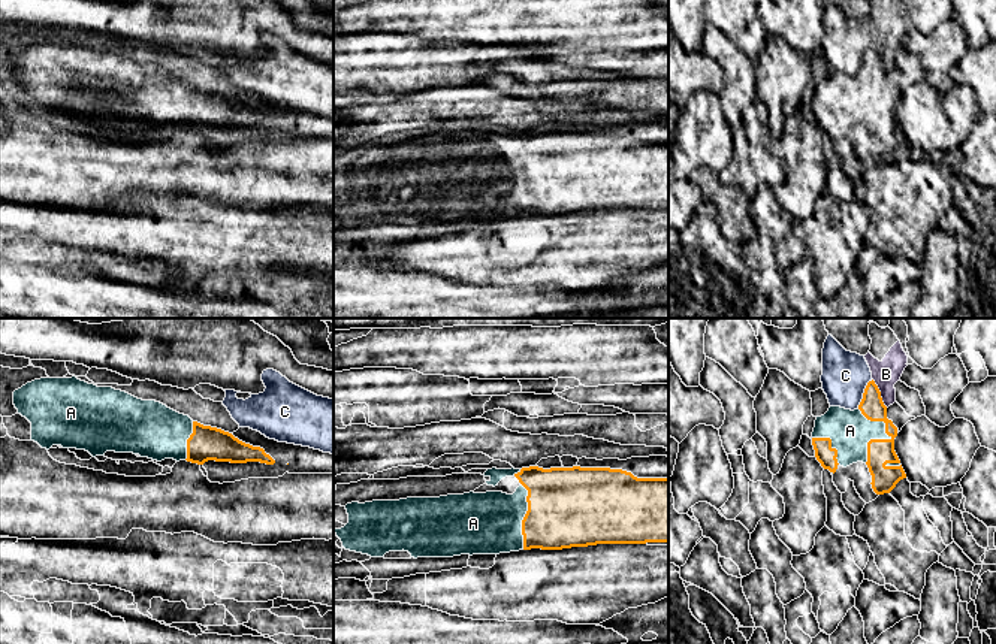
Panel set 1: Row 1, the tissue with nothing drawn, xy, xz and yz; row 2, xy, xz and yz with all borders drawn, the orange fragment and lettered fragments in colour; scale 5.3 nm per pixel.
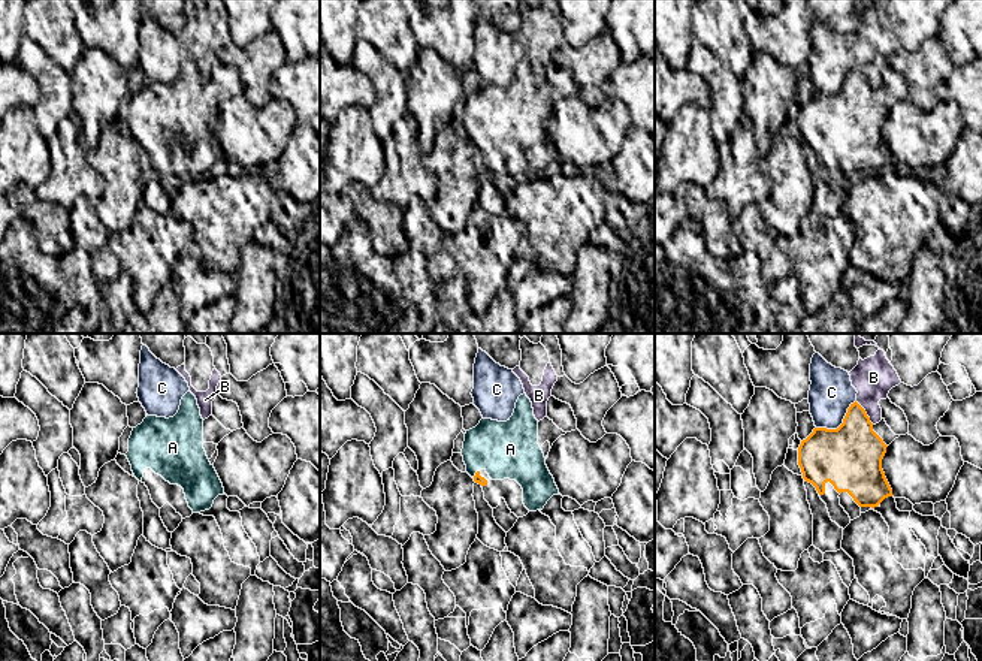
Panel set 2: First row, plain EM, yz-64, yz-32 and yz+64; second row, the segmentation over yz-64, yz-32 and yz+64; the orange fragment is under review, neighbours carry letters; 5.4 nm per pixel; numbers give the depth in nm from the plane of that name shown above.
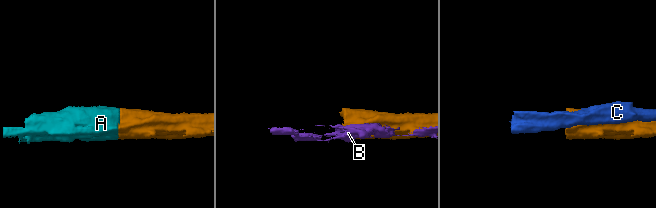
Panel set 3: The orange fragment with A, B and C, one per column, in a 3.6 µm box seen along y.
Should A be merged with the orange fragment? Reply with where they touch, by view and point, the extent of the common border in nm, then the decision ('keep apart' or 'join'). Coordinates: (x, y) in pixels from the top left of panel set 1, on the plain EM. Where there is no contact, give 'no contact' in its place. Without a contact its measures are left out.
meets orange in yz at (889, 100); contact 300 nm long; join

